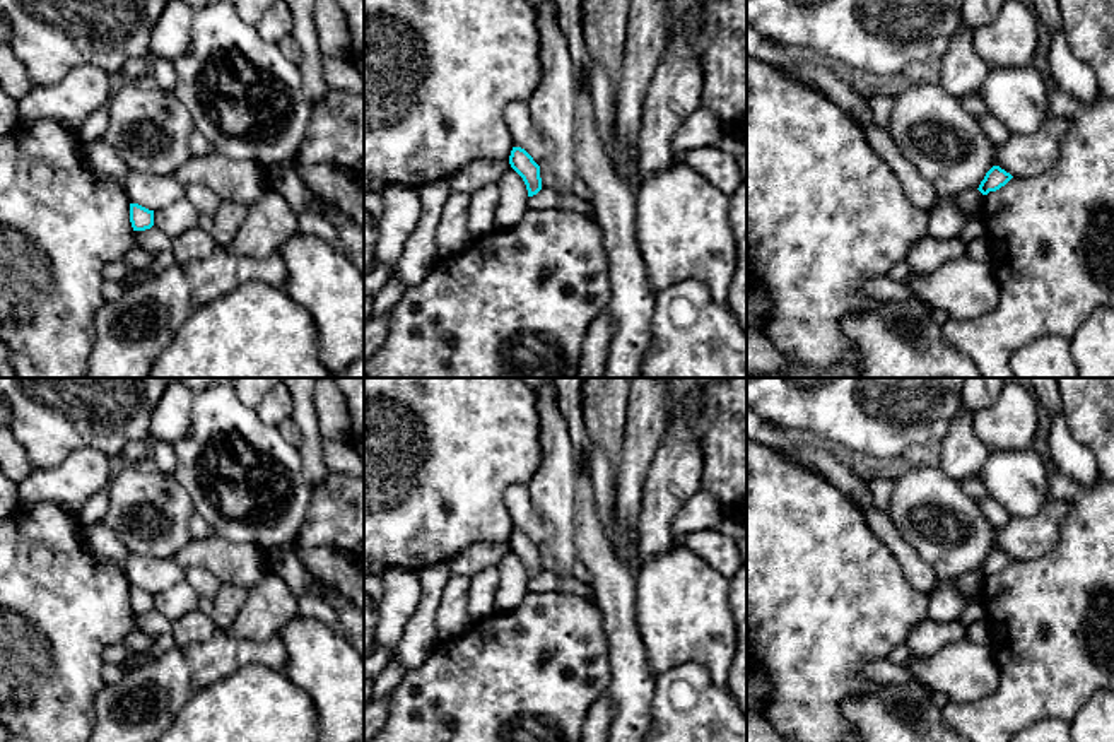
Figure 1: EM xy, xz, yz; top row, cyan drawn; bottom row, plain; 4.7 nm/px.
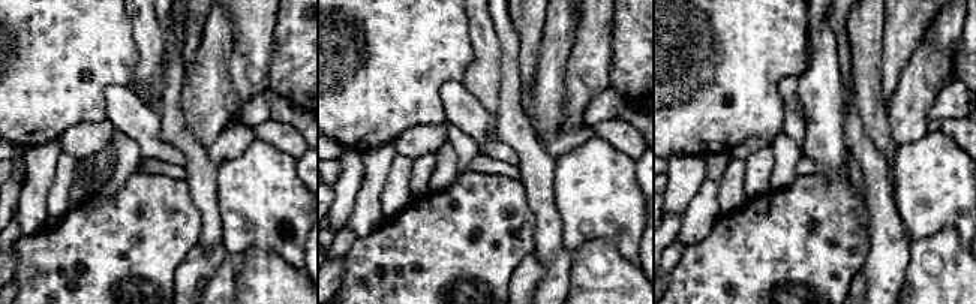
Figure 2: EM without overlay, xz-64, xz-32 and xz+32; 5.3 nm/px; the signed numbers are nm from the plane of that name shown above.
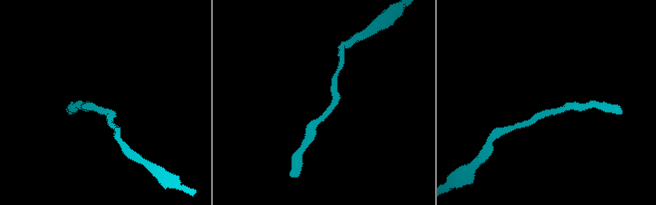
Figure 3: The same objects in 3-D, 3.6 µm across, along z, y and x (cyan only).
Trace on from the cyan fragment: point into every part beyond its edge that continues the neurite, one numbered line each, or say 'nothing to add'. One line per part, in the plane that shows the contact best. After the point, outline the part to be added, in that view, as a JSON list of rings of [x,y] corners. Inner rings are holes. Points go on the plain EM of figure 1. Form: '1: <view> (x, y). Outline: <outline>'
nothing to add

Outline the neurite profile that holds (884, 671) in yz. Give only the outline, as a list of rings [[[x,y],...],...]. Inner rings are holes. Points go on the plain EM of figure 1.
[[[875,660],[865,663],[859,668],[859,675],[868,680],[875,680],[878,684],[906,684],[906,682],[918,682],[916,677],[900,663],[892,663],[890,660]]]

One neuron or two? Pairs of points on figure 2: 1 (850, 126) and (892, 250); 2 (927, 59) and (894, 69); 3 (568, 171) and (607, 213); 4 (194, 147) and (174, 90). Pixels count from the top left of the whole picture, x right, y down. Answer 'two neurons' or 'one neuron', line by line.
1: one neuron
2: two neurons
3: one neuron
4: one neuron

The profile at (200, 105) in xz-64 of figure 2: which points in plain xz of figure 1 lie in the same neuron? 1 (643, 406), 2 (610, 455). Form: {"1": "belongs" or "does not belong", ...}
{"1": "belongs", "2": "does not belong"}

